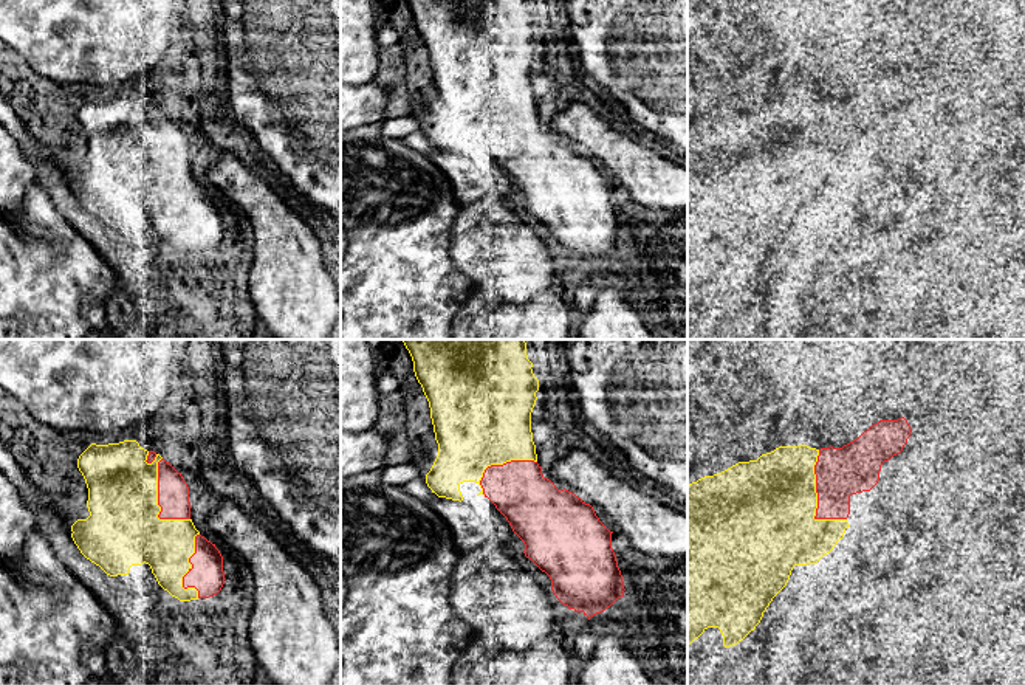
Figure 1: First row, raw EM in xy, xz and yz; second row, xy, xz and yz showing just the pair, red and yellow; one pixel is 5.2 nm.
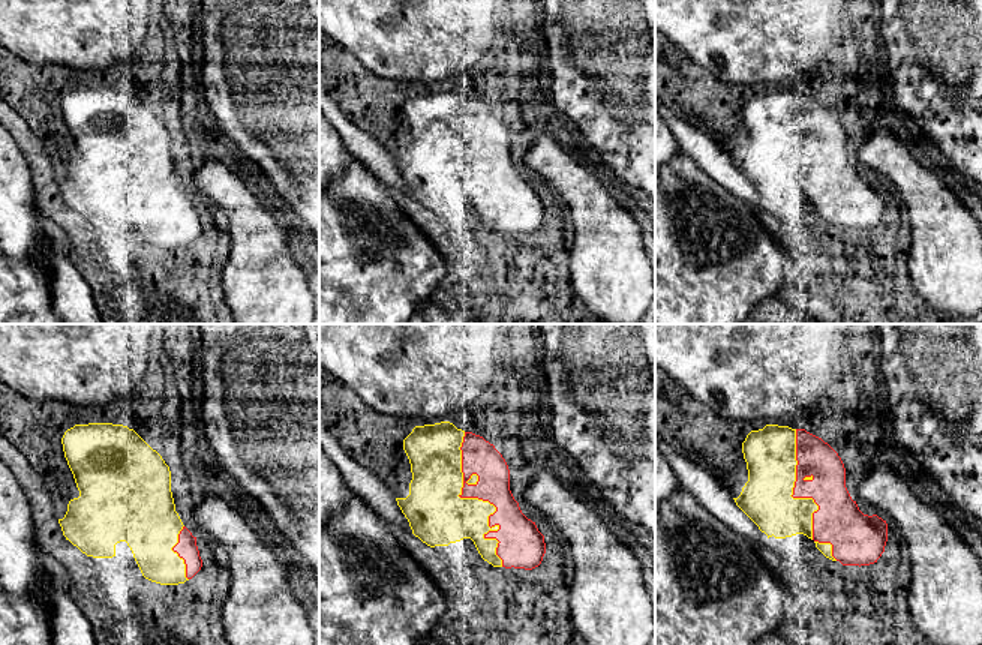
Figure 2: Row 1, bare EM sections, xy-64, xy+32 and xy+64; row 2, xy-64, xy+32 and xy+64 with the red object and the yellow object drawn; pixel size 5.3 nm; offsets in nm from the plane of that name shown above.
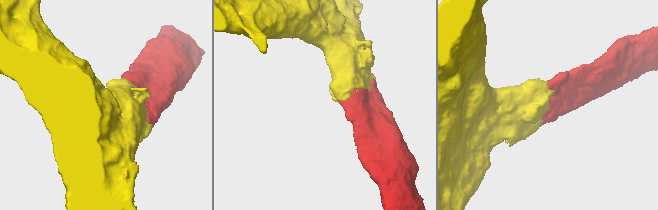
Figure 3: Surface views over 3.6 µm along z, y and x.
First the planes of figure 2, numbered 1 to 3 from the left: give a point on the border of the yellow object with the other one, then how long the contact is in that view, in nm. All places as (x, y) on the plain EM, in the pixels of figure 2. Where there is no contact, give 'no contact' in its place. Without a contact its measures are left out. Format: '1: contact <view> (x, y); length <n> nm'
1: contact xy-64 (176, 215); length 300 nm
2: contact xy+32 (480, 162); length 750 nm
3: contact xy+64 (805, 161); length 750 nm

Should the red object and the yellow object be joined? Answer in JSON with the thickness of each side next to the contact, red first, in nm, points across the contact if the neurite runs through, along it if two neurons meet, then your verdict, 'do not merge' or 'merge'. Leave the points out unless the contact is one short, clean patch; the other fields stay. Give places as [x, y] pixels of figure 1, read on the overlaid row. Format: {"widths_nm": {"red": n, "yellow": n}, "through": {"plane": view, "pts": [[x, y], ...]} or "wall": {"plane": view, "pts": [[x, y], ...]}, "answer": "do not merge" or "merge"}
{"widths_nm": {"red": 260, "yellow": 480}, "answer": "merge"}

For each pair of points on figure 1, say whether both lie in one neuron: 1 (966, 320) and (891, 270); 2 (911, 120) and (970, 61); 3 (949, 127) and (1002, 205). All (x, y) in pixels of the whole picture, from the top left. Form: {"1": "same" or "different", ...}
{"1": "same", "2": "same", "3": "different"}

